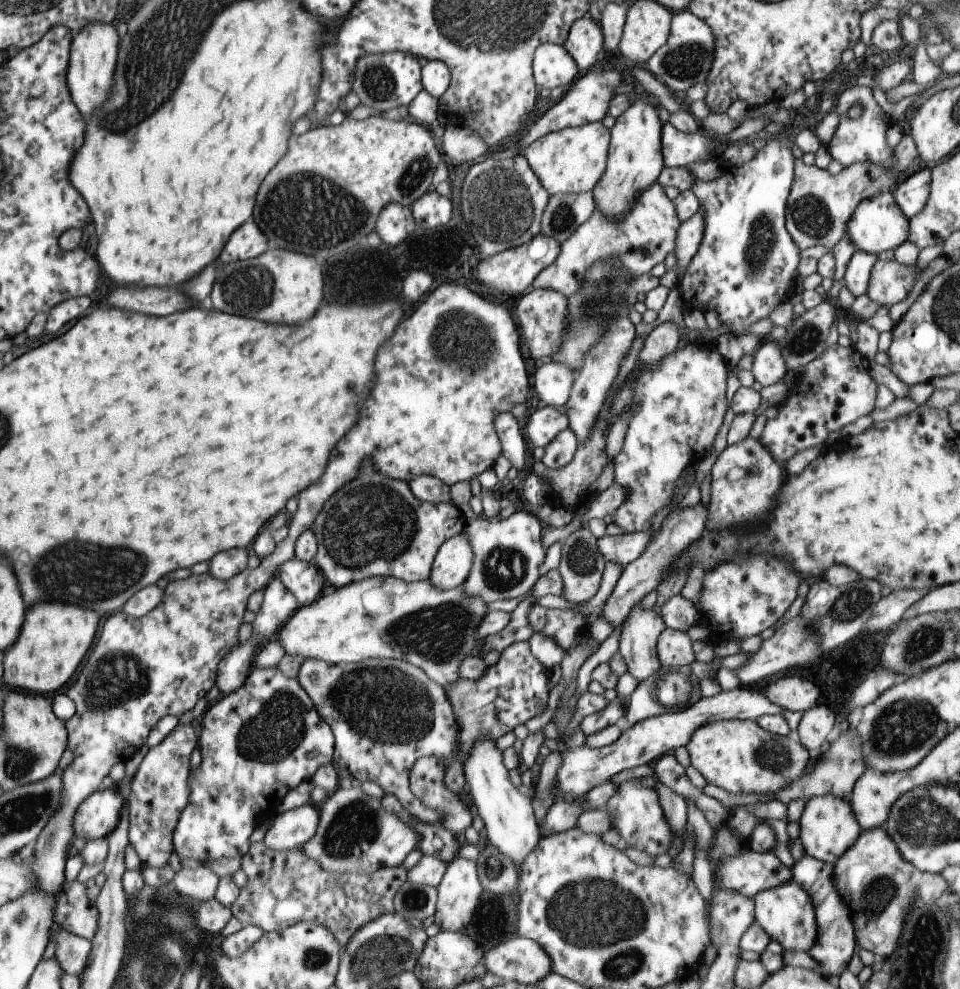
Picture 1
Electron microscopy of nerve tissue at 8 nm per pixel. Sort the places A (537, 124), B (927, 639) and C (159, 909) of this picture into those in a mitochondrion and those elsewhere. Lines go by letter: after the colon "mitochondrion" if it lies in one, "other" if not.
A: other
B: mitochondrion
C: mitochondrion

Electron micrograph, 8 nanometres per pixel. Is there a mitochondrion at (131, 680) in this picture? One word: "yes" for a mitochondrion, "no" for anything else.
yes

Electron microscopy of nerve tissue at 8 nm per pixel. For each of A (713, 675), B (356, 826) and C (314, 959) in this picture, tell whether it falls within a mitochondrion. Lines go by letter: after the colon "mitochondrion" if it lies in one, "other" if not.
A: other
B: mitochondrion
C: mitochondrion

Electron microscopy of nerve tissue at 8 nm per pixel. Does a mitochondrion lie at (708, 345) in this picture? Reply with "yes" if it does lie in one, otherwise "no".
no

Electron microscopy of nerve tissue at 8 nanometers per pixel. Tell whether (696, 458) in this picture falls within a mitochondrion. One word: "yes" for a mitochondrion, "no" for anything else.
no

